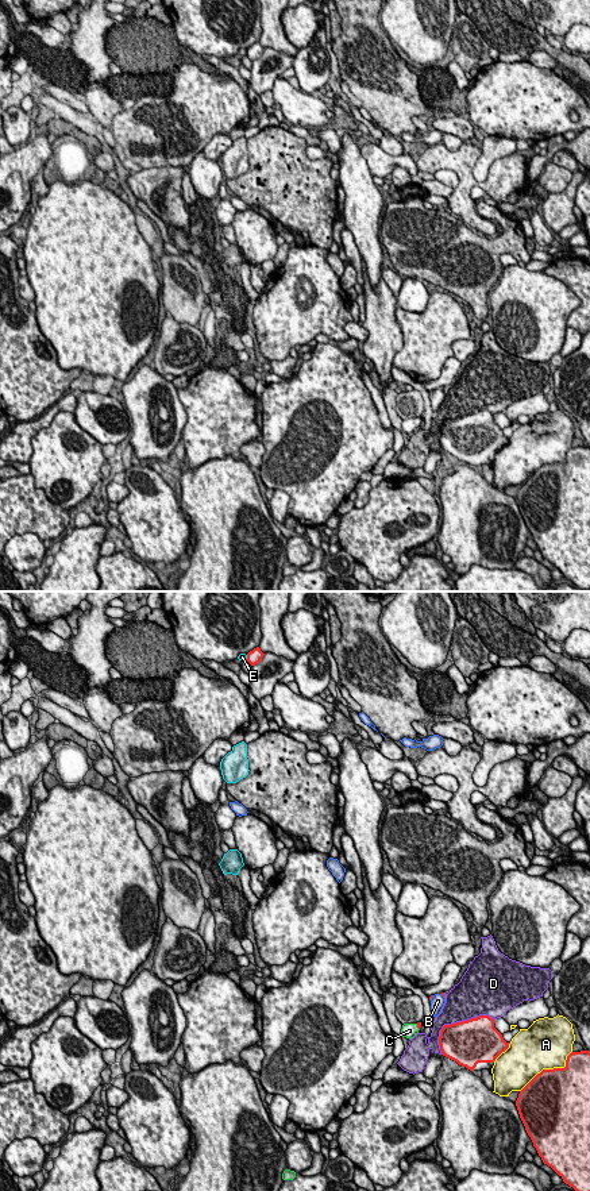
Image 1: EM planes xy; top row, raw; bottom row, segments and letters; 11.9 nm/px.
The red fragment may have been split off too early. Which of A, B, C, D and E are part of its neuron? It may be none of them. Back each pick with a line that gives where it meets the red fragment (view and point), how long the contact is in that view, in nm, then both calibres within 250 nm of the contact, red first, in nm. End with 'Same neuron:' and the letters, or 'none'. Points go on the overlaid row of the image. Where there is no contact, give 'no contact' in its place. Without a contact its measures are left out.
C: contact xy (417, 1026); length 90 nm; calibres 60 and 180 nm
Same neuron: C

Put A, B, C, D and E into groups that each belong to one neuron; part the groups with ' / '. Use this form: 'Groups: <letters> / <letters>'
Groups: A / B / C / D / E

